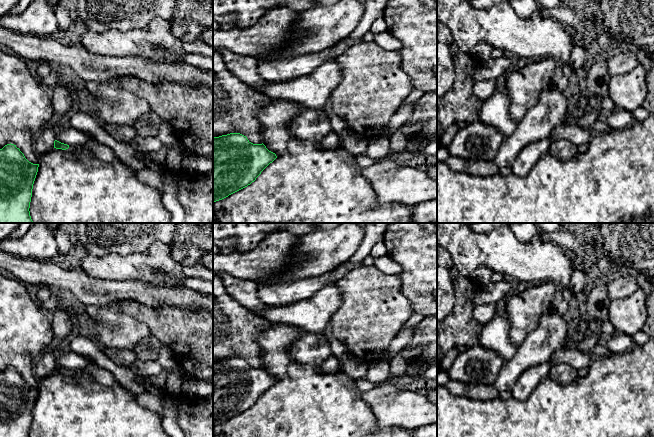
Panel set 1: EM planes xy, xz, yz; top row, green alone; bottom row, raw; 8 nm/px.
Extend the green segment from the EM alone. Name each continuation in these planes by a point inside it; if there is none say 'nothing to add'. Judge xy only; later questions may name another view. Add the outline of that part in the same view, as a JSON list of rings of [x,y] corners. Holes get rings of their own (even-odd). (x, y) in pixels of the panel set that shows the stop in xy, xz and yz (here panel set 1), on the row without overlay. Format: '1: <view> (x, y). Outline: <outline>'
1: xy (101, 375). Outline: [[[90,365],[84,369],[69,370],[68,373],[64,374],[66,376],[75,376],[76,374],[88,373],[94,377],[95,381],[110,387],[115,383],[115,376],[105,368],[98,367],[95,365]]]

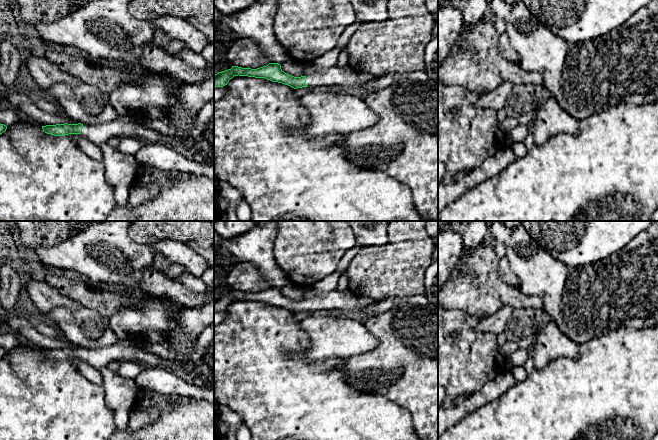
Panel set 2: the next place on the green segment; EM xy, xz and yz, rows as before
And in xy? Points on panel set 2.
1: xy (124, 350). Outline: [[[128,339],[104,348],[83,348],[81,359],[99,371],[112,361],[140,361],[147,367],[165,367],[164,359],[141,350]]]

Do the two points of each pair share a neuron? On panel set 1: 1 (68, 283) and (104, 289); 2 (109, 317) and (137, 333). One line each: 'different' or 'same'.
1: same
2: same

